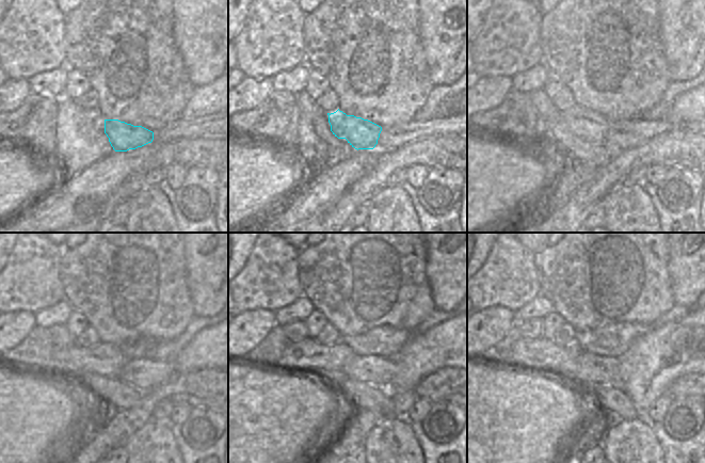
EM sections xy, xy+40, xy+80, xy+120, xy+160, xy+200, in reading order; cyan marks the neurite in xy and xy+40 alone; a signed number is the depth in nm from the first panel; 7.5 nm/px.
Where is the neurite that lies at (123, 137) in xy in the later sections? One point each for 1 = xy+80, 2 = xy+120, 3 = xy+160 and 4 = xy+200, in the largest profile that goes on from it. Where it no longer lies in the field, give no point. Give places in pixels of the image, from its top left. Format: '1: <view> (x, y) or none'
1: xy+80 (586, 124)
2: xy+120 (107, 360)
3: xy+160 (307, 355)
4: xy+200 (542, 354)

